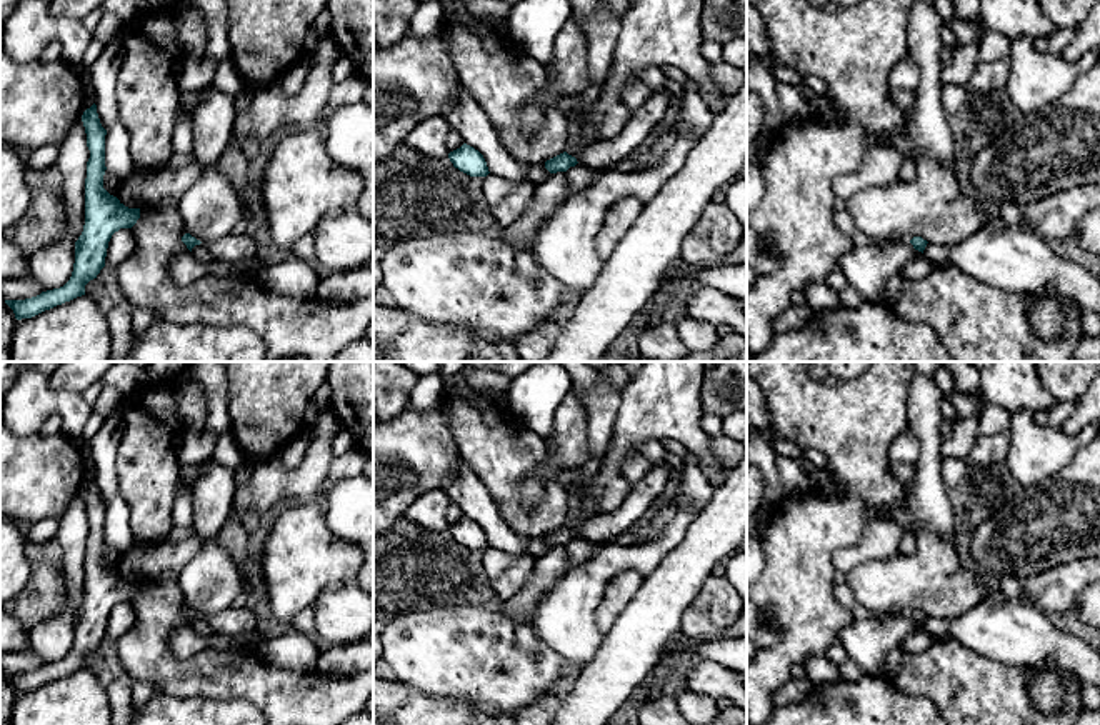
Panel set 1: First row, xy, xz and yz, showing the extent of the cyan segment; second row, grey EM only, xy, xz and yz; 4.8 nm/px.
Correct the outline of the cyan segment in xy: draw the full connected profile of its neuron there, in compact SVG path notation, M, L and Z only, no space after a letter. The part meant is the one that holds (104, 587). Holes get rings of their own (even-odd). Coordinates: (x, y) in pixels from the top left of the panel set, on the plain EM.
M97 478L82 488L90 532L85 552L85 598L75 615L75 637L70 653L53 663L42 665L25 673L5 673L15 692L32 692L45 683L85 668L85 658L97 652L105 640L107 622L112 608L120 602L132 602L140 592L140 582L125 580L103 562L105 548L105 508Z

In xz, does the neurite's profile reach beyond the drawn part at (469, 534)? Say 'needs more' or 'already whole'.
already whole

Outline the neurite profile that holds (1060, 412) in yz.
M1057 402L1048 412L1048 427L1060 430L1063 423L1072 417L1077 402Z

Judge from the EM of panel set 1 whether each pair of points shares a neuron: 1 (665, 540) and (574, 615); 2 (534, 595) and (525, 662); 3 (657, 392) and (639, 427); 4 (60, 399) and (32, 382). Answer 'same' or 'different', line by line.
1: same
2: different
3: same
4: same

